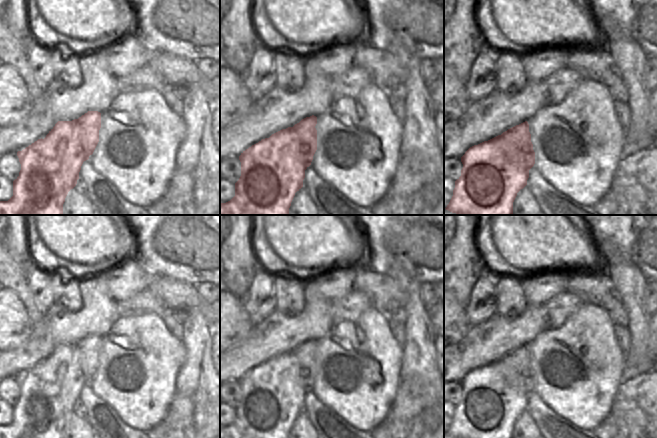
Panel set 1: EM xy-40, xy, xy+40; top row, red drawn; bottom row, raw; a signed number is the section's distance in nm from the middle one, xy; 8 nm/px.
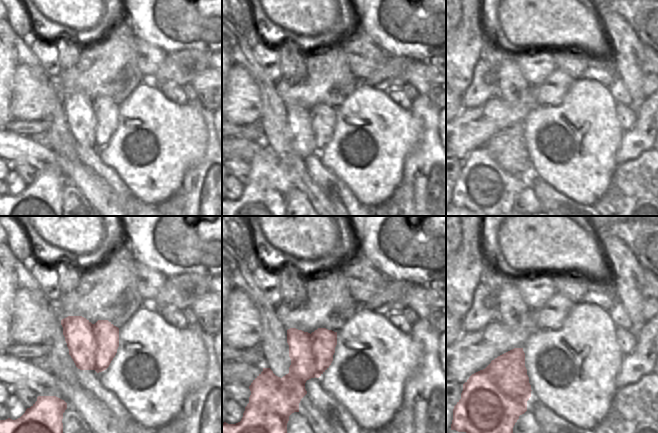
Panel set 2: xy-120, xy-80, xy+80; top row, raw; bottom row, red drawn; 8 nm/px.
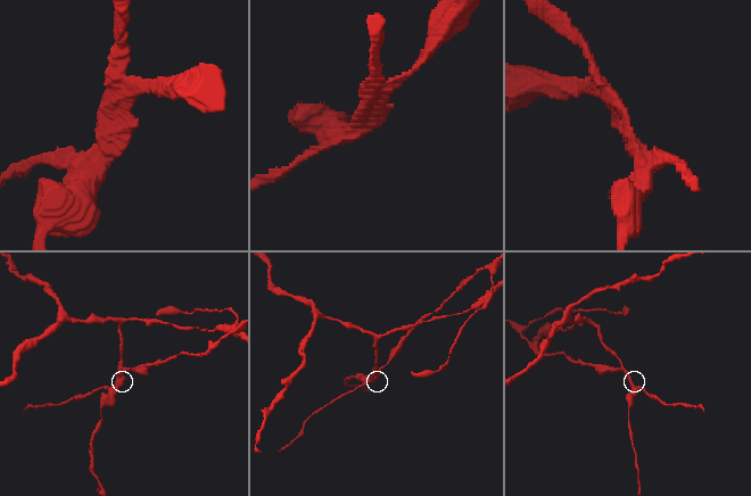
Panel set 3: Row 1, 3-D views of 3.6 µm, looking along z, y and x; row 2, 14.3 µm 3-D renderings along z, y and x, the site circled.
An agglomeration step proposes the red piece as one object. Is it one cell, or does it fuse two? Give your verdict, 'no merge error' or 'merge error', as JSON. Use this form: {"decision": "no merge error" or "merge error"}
{"decision": "merge error"}

